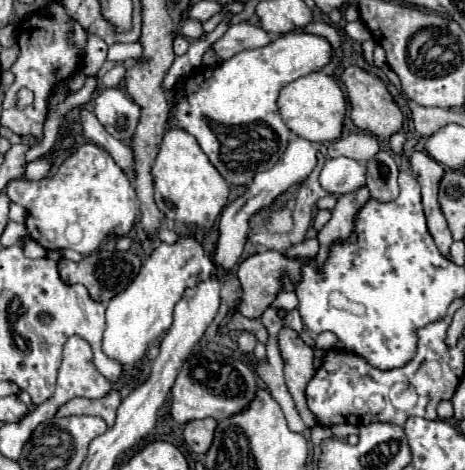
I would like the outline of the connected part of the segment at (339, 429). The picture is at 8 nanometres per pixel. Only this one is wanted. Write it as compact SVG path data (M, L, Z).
M336 424L336 426L330 426L330 430L338 440L346 440L350 434L358 434L358 426L352 426L352 424Z

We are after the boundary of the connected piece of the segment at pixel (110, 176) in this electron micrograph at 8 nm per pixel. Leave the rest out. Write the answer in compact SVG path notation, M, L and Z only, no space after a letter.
M88 142L78 146L48 180L12 180L6 186L12 202L26 208L26 228L32 240L46 250L72 248L80 254L94 252L110 236L126 236L136 220L138 198L124 170L100 146Z

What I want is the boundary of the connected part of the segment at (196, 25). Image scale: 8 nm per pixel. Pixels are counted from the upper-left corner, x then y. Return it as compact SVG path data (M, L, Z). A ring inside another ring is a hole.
M190 18L190 20L184 20L180 34L186 36L186 38L192 38L192 40L200 38L200 36L204 34L204 30L202 30L202 22L200 22L200 20L192 20L192 18Z

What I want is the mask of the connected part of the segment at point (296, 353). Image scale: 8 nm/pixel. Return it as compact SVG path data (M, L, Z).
M282 328L278 332L278 344L280 344L282 358L284 358L284 376L286 376L288 392L292 394L296 410L300 412L304 424L312 428L318 424L318 420L306 404L306 384L316 372L312 366L314 352L310 346L302 342L298 332L294 332L292 328Z

